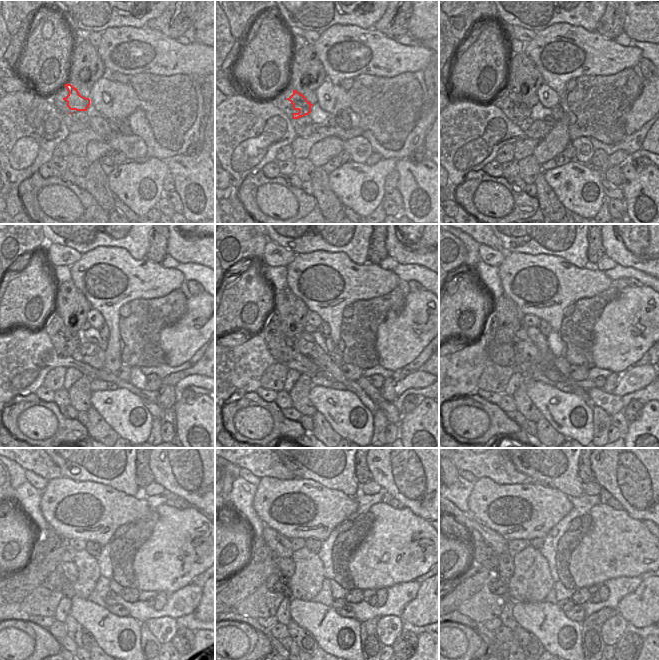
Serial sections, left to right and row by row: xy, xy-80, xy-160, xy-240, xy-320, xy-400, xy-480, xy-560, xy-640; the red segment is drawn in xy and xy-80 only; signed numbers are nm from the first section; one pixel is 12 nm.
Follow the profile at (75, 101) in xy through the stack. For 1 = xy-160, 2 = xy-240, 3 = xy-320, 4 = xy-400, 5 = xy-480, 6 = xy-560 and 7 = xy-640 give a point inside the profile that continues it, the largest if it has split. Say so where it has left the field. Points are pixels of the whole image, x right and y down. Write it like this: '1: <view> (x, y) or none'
1: xy-160 (521, 104)
2: xy-240 (74, 342)
3: xy-320 (291, 356)
4: xy-400 (509, 361)
5: xy-480 (54, 586)
6: xy-560 (271, 583)
7: xy-640 (497, 586)

